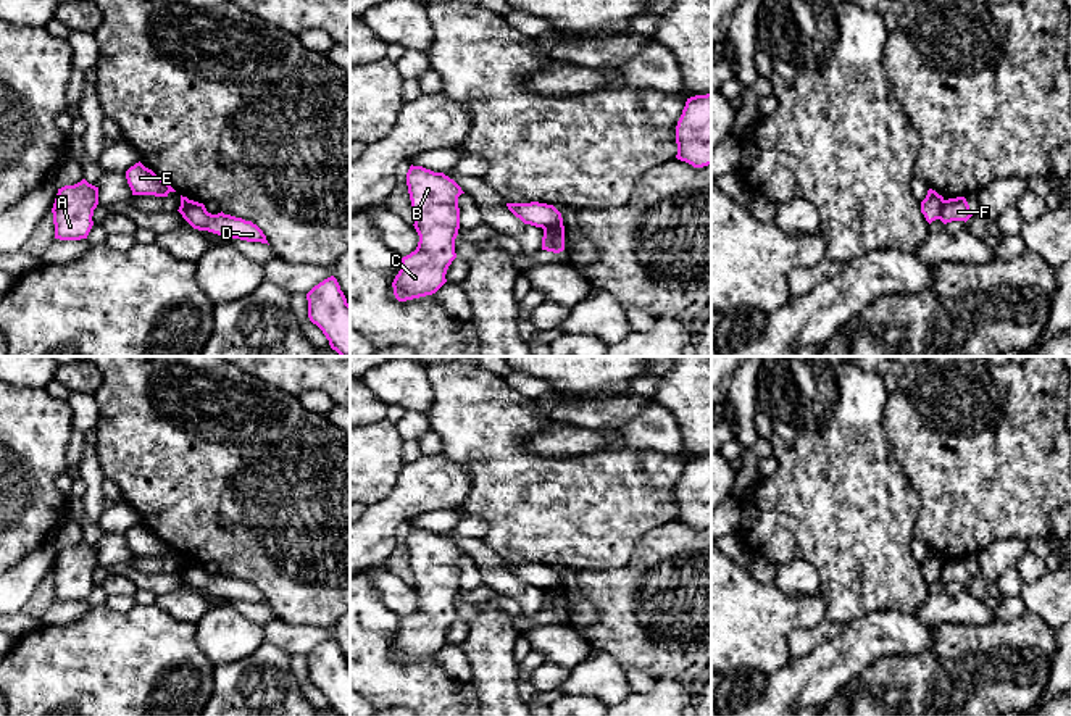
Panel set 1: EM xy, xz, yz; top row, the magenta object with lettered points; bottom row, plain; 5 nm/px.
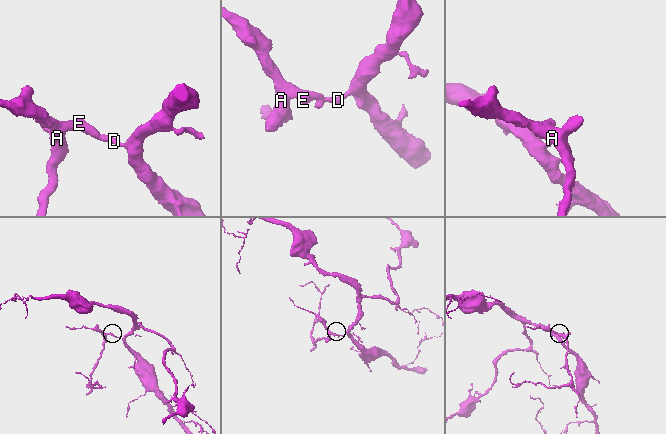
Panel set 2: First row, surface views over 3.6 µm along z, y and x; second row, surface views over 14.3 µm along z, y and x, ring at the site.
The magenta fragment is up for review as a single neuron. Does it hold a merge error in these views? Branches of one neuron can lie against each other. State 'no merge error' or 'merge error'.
merge error

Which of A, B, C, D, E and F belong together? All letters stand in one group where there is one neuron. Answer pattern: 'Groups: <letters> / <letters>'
Groups: A B C E / D F

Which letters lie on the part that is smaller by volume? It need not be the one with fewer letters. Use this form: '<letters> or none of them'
A, B, C, E

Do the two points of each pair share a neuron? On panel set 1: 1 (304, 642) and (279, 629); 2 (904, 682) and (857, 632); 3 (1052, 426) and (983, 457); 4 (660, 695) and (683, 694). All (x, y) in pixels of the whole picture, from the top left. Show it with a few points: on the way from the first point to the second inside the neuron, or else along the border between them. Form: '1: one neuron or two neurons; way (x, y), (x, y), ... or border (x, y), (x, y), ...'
1: one neuron; way (297, 639), (286, 636)
2: two neurons; border (918, 652), (875, 658), (850, 681)
3: one neuron; way (1034, 426), (1013, 426), (1000, 439)
4: one neuron; way (665, 695), (678, 694)

